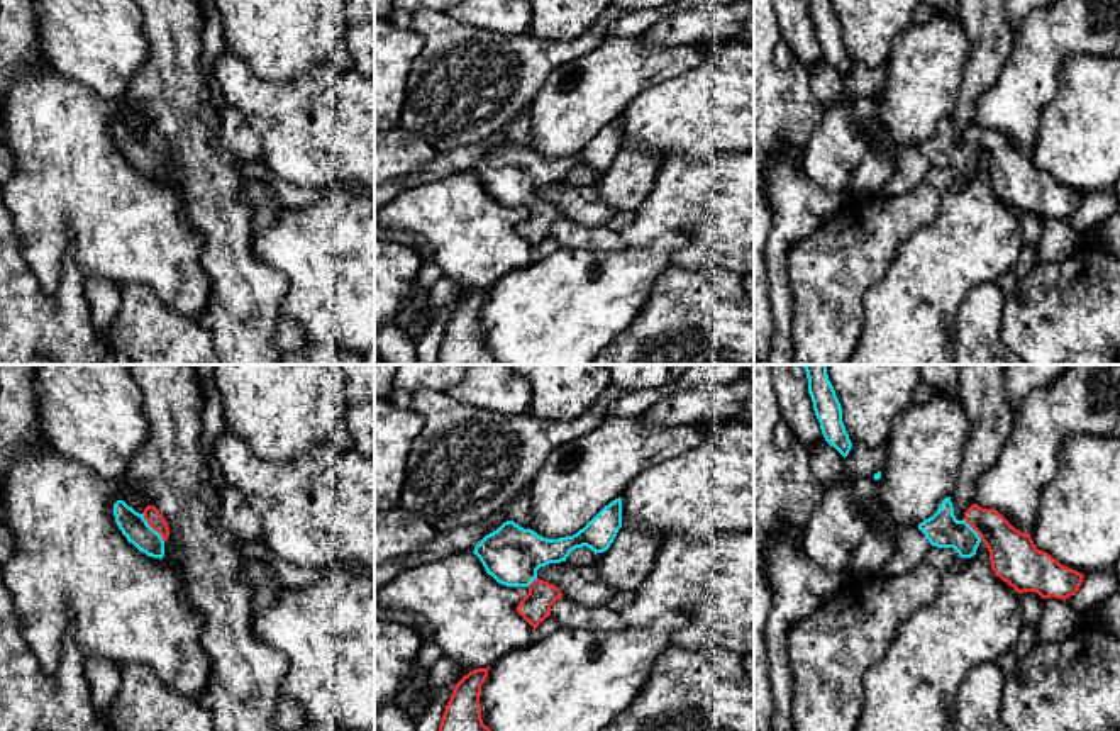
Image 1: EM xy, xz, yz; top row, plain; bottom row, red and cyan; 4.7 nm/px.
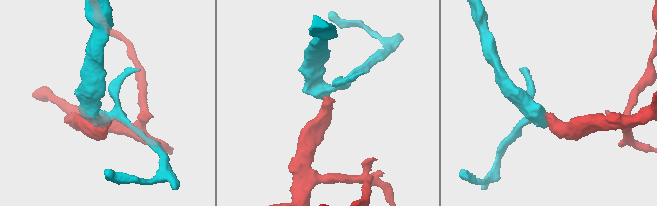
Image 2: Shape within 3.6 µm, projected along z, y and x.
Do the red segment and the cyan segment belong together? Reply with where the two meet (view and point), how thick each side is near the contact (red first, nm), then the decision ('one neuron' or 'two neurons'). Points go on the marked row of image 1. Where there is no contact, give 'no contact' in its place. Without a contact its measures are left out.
xy (153, 528) | 80/130 nm | one neuron

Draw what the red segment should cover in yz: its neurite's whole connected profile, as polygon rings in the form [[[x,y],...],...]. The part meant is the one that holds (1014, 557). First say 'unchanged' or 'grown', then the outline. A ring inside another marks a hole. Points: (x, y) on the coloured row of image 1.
grown; [[[945,497],[937,512],[920,522],[918,529],[932,546],[954,548],[961,558],[974,556],[983,541],[995,575],[1018,594],[1035,592],[1042,599],[1064,600],[1079,590],[1084,578],[1083,573],[1037,550],[1030,534],[1015,529],[998,511],[978,504],[957,521],[951,497]]]

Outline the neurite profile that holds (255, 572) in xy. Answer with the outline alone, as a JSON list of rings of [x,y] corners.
[[[246,558],[237,577],[254,590],[259,587],[271,587],[276,599],[283,597],[288,590],[288,587],[278,580],[274,568],[268,561],[258,558]]]

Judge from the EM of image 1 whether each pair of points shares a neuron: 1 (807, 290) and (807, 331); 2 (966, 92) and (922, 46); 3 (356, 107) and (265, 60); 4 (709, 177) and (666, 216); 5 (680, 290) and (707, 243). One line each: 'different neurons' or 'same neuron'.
1: same neuron
2: different neurons
3: different neurons
4: same neuron
5: different neurons

